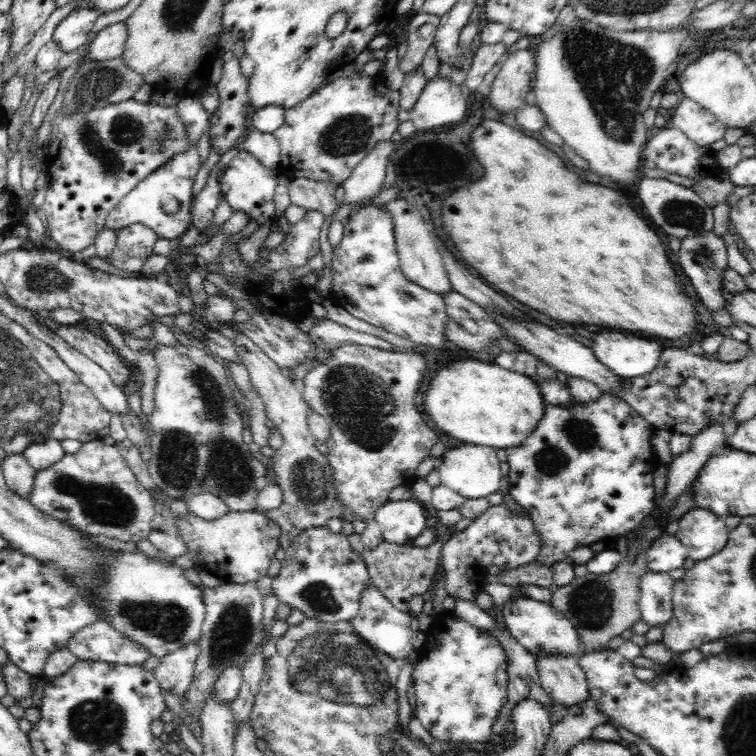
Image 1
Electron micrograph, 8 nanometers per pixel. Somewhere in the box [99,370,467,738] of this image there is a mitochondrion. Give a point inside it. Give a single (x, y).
(334, 665)

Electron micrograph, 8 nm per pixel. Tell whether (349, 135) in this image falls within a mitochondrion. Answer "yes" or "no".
yes

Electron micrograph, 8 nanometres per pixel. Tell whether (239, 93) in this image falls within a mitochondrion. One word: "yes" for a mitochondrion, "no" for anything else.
no

